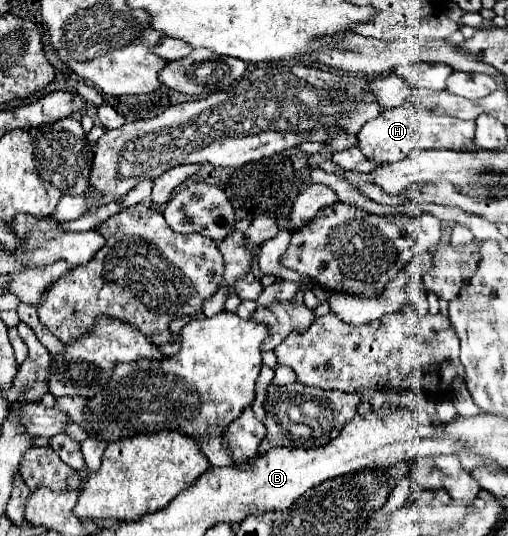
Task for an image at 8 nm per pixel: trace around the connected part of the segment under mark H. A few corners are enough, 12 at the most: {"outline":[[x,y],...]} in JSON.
{"outline":[[387,109],[363,125],[359,149],[377,163],[413,149],[459,149],[475,123],[421,109]]}

